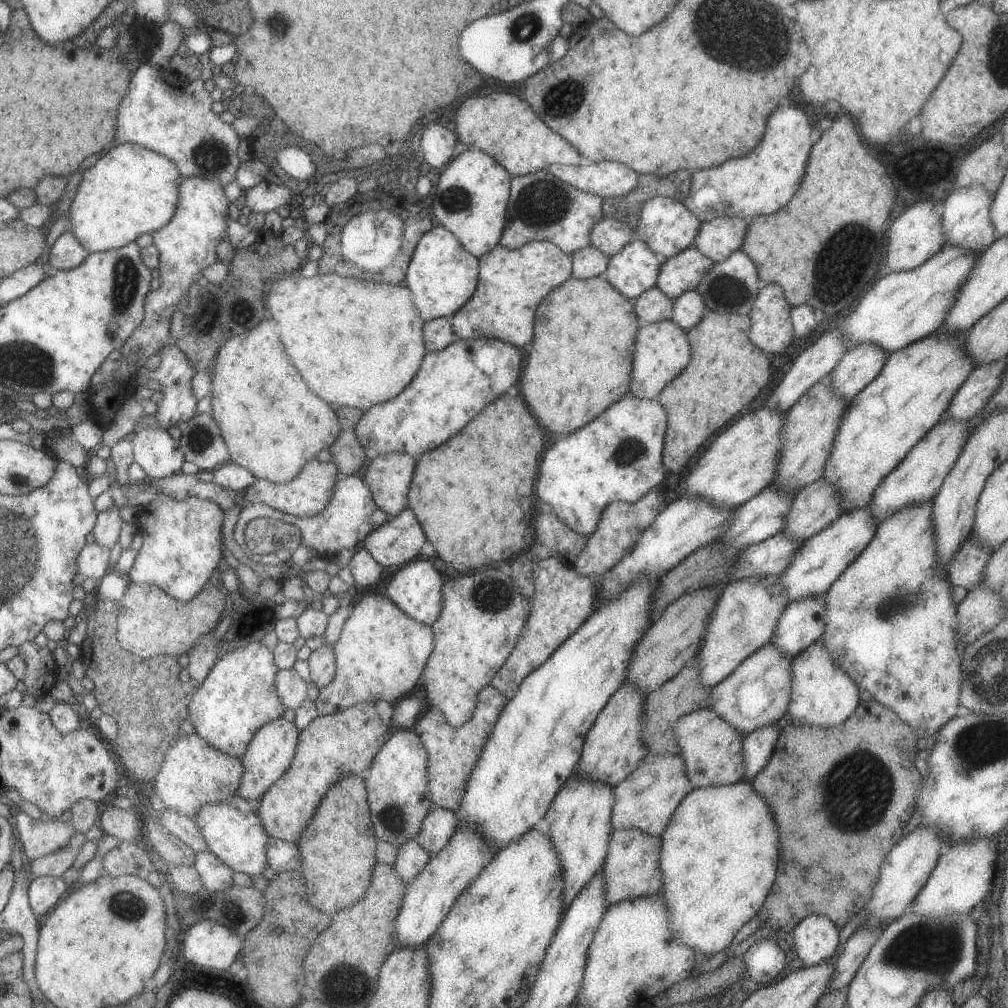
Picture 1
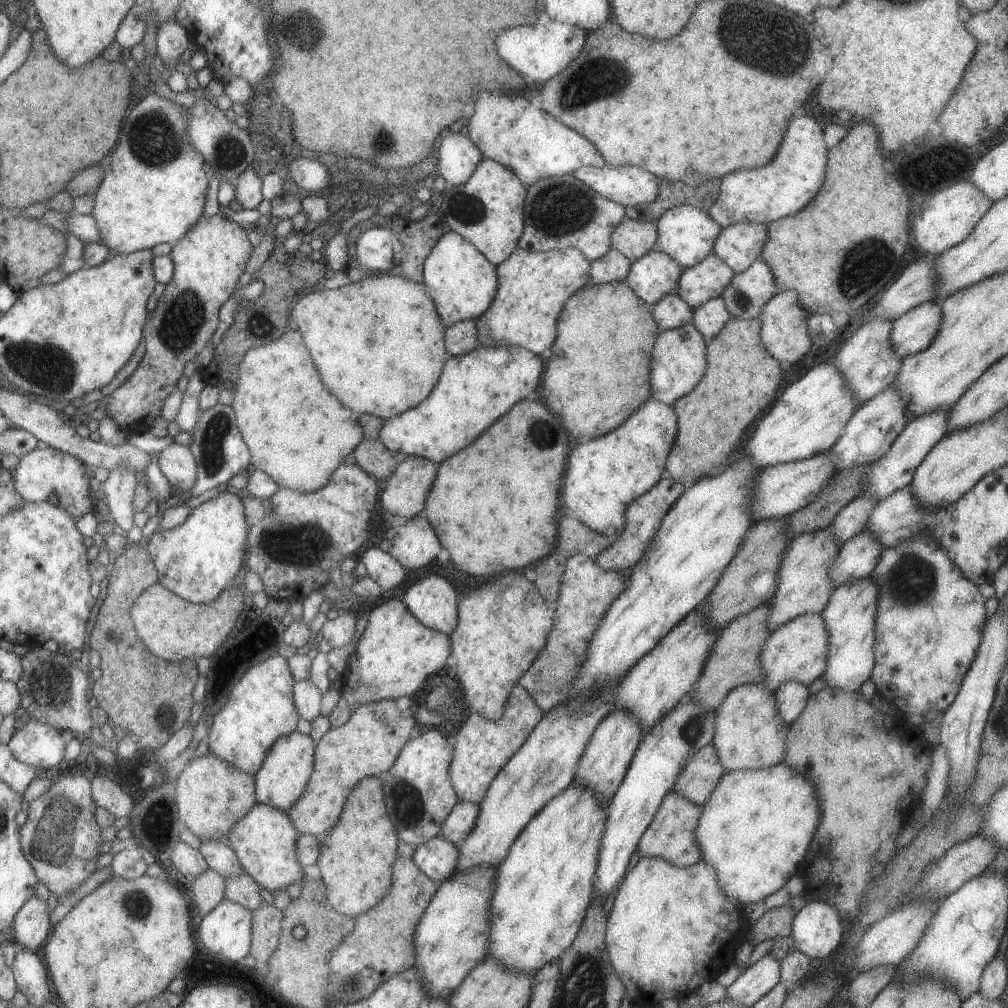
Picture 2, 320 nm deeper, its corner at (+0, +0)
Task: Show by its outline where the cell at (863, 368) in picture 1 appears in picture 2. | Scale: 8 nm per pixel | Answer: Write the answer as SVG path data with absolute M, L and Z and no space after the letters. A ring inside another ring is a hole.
M939 302L921 303L893 320L890 341L901 358L917 354L933 342L942 321Z

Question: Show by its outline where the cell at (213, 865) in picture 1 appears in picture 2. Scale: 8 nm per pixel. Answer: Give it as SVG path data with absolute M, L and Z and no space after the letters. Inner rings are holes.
M247 873L224 879L224 897L250 911L263 903L259 897L260 886Z

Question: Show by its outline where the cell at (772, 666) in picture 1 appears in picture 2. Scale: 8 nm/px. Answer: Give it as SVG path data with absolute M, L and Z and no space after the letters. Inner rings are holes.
M803 613L769 632L760 650L760 663L766 674L763 682L774 690L780 682L794 680L808 685L822 676L828 657L828 634L820 613Z

